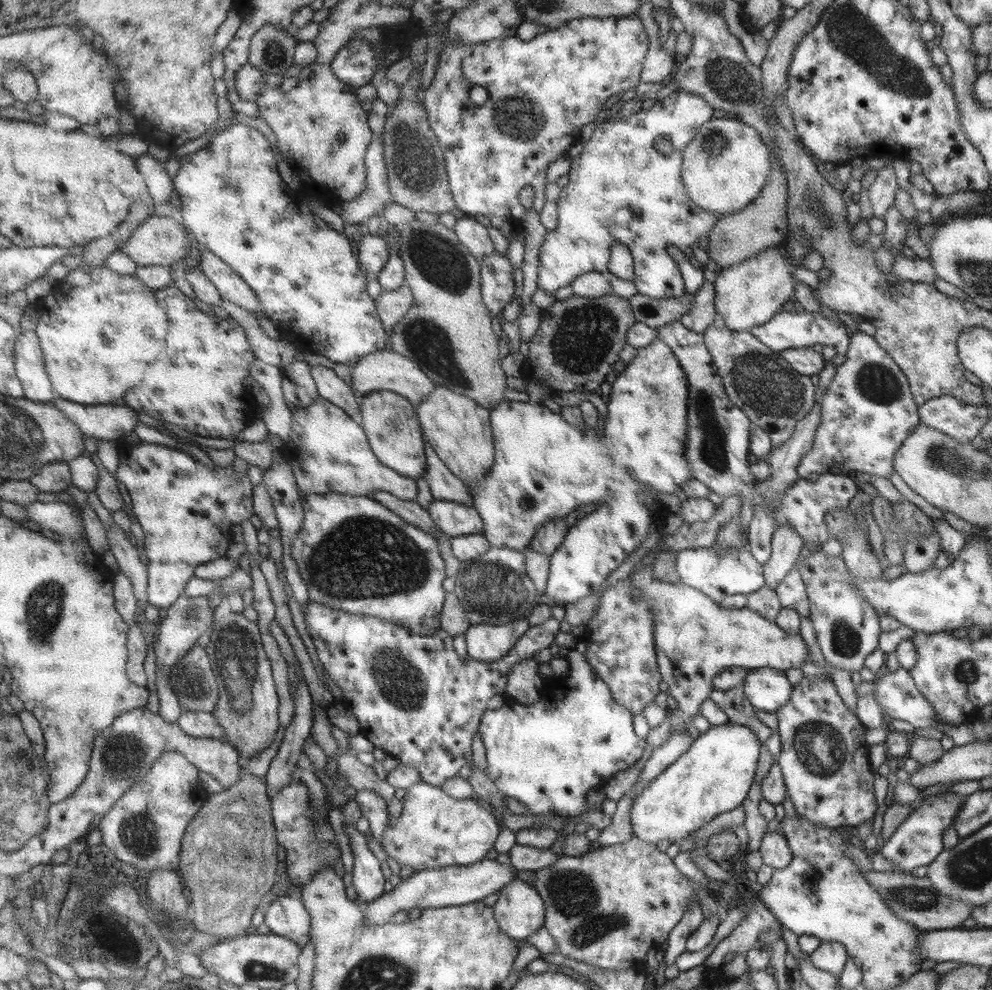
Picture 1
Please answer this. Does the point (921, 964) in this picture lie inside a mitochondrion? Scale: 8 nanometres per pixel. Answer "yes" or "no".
no

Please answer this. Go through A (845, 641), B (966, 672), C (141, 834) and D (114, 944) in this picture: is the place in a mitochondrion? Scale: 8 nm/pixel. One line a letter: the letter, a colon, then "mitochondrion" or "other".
A: mitochondrion
B: mitochondrion
C: mitochondrion
D: other

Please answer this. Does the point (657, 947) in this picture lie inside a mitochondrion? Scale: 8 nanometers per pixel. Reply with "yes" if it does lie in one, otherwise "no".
no

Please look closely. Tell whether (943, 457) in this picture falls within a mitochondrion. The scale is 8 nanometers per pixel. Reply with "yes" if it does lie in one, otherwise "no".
yes

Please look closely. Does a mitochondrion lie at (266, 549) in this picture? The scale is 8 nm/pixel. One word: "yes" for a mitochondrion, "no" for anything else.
no

